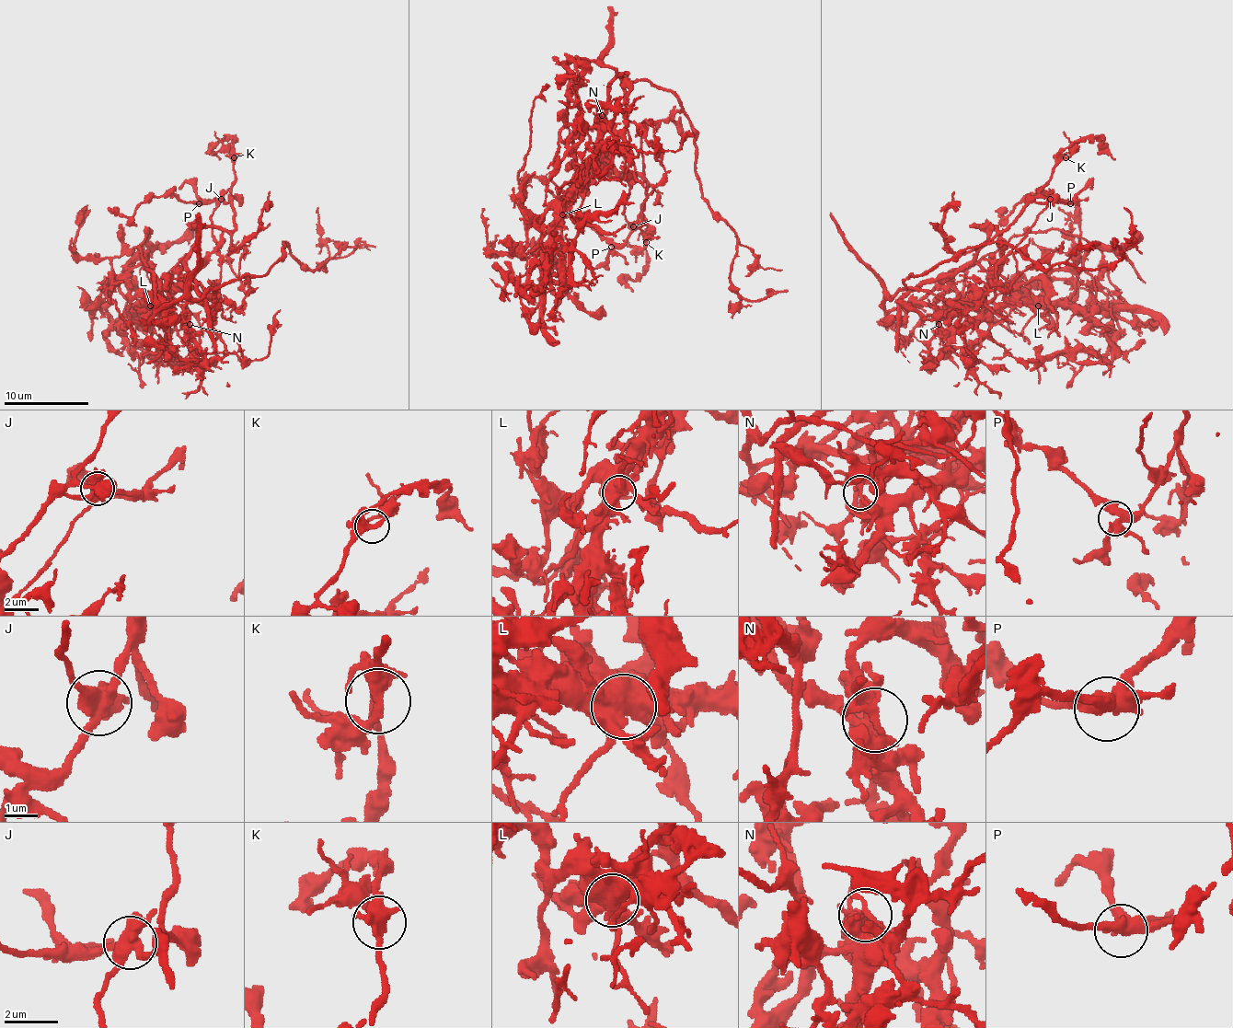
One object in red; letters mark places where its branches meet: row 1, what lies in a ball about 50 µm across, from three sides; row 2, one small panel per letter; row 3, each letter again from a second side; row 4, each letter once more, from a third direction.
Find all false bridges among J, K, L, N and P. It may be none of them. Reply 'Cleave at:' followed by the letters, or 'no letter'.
Cleave at: J, L, N

